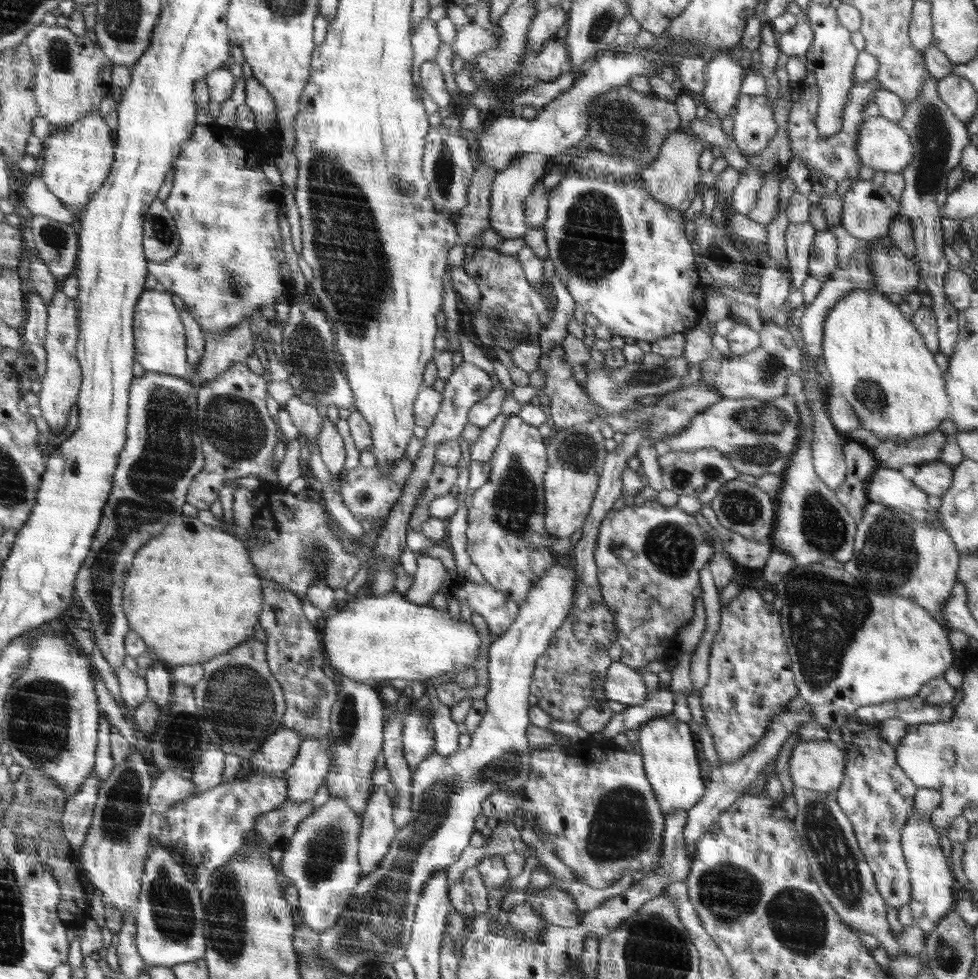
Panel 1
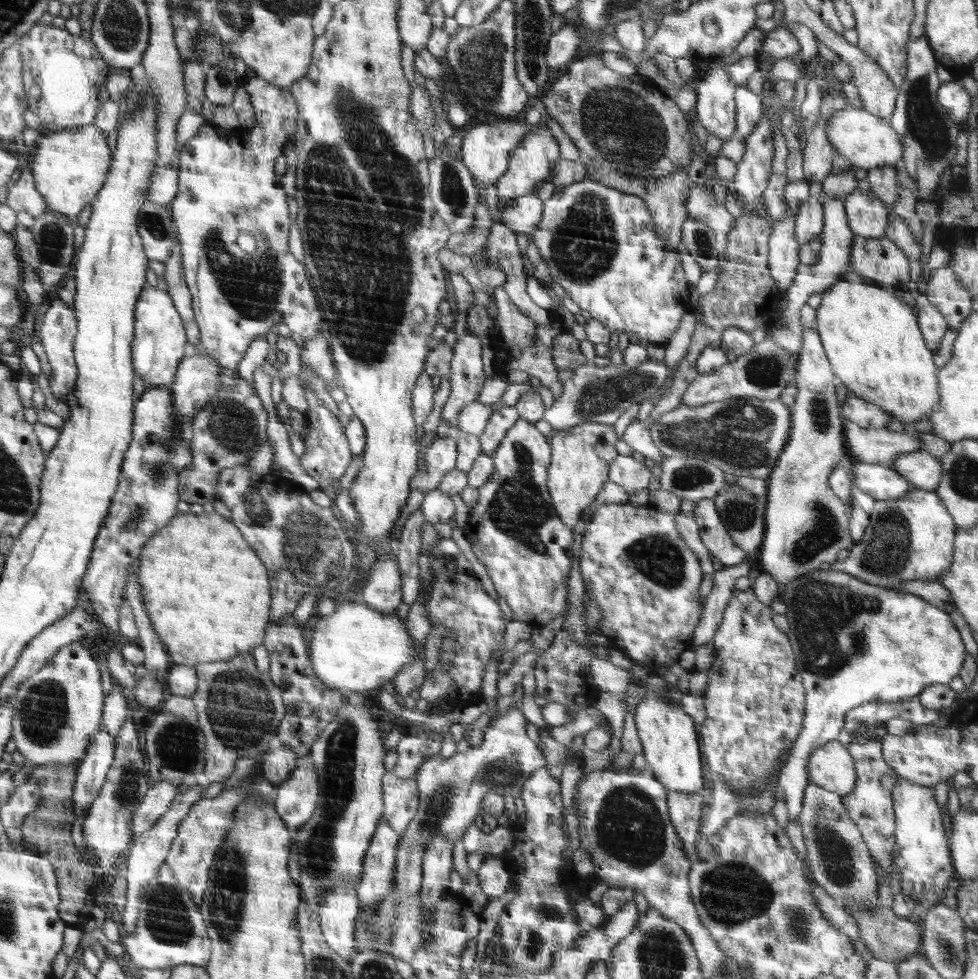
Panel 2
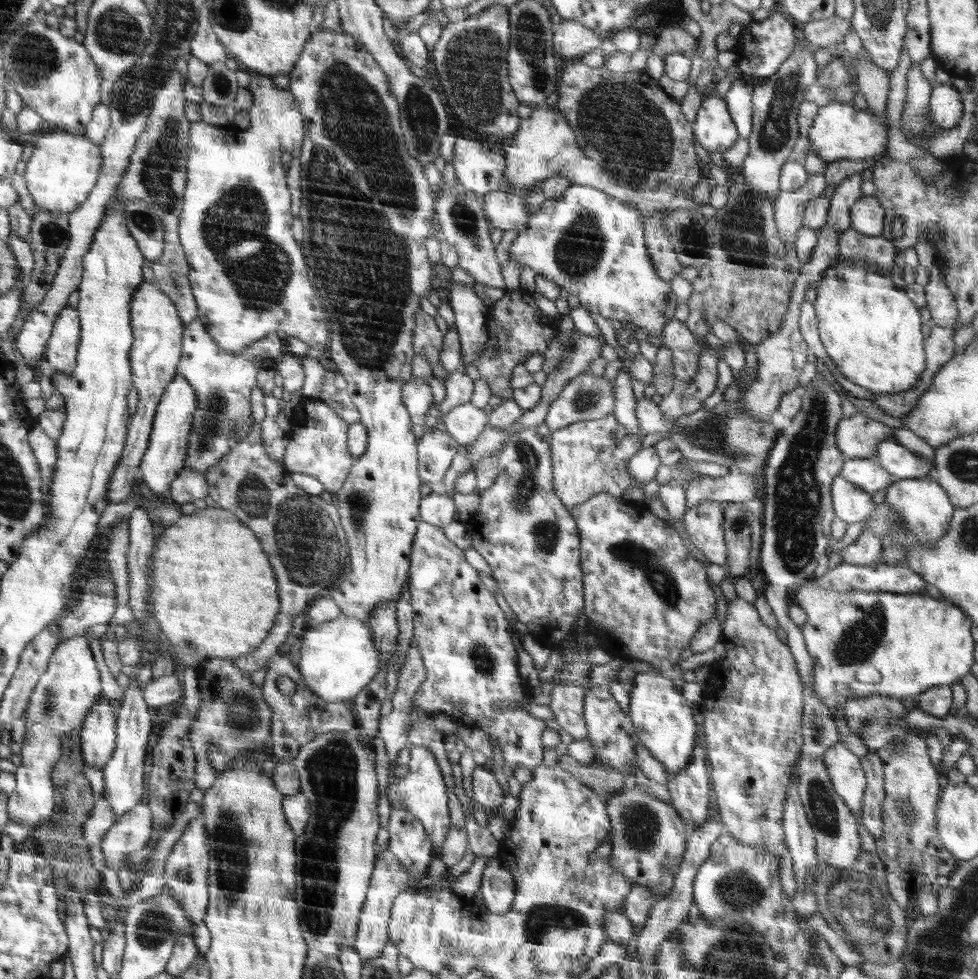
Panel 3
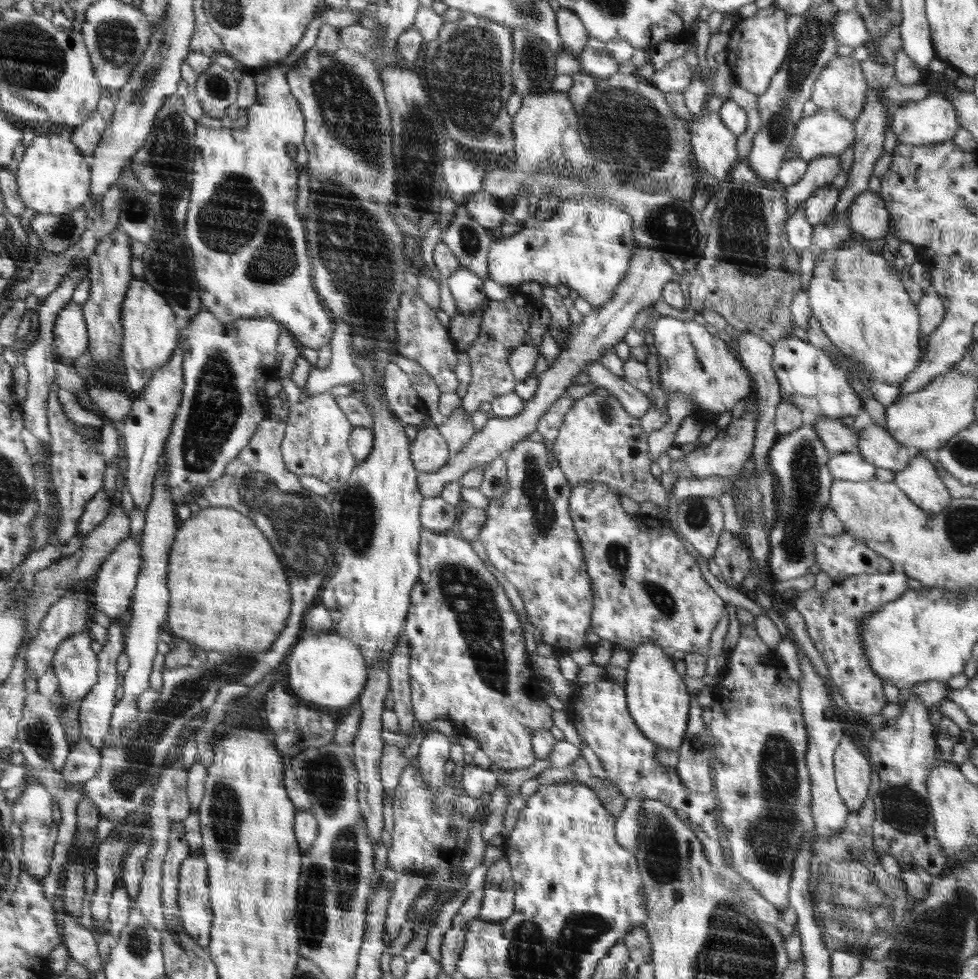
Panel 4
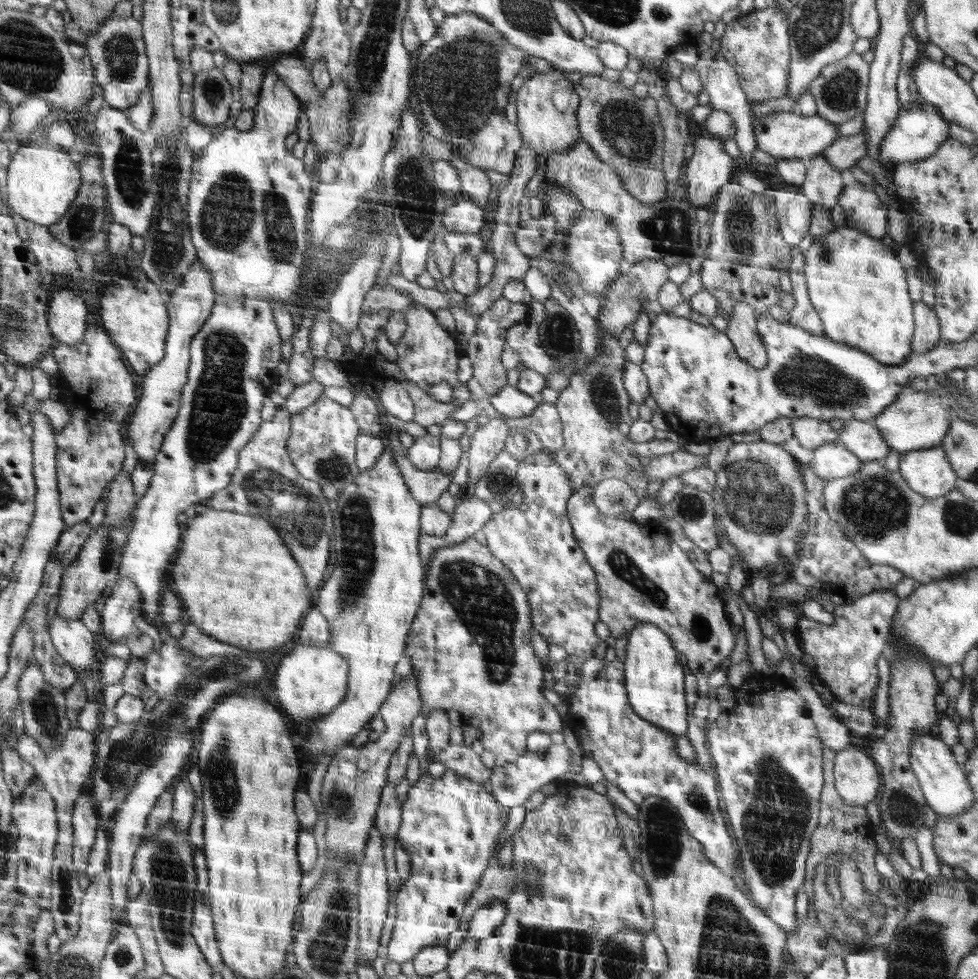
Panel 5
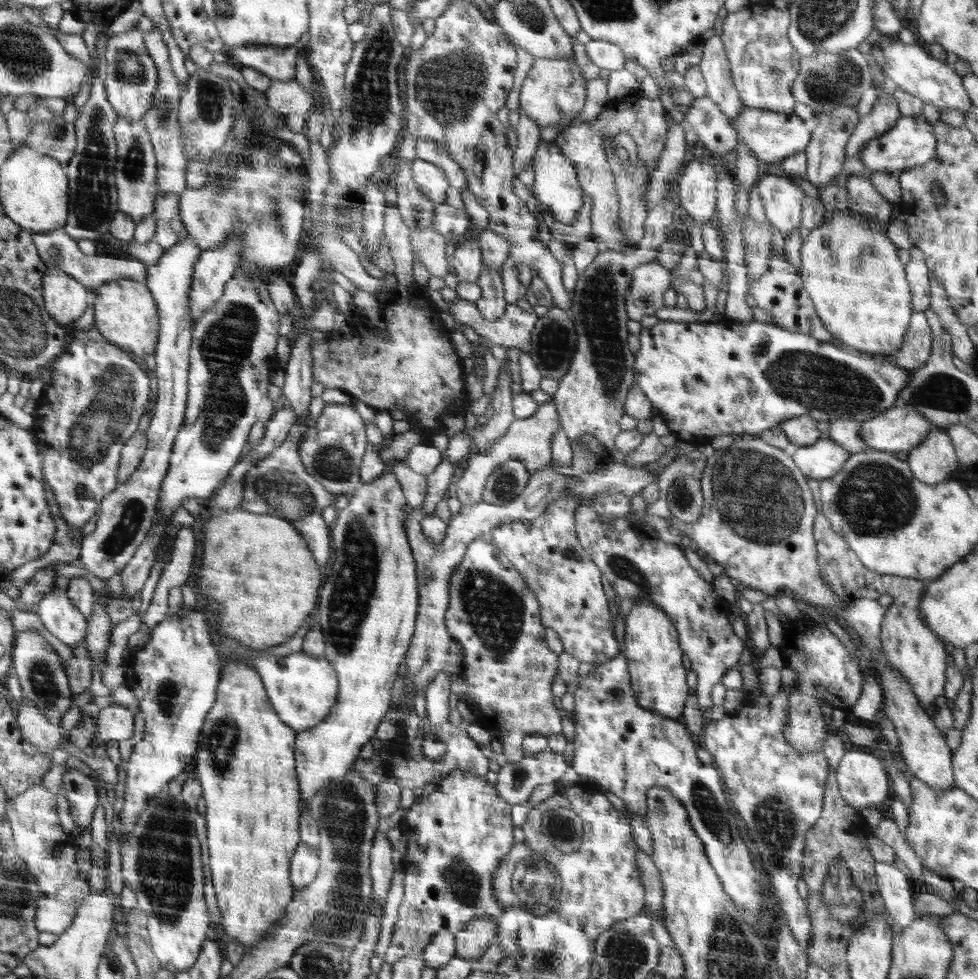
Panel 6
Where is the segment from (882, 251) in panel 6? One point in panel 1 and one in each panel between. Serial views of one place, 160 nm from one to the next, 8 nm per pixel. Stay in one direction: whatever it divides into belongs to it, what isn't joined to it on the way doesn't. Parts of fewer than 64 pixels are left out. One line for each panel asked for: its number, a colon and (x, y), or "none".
1: (877, 360)
2: (871, 338)
3: (869, 327)
4: (858, 297)
5: (858, 288)

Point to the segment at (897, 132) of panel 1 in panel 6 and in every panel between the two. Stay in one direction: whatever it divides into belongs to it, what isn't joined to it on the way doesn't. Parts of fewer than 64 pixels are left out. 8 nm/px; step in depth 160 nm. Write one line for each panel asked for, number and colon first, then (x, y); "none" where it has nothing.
2: (869, 141)
3: (838, 131)
4: (826, 132)
5: (785, 135)
6: (772, 136)

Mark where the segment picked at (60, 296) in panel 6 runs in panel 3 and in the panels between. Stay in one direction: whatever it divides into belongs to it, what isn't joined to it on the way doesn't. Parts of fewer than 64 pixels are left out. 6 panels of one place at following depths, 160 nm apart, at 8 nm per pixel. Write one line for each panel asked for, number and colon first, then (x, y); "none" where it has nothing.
3: (61, 351)
4: (71, 333)
5: (69, 319)

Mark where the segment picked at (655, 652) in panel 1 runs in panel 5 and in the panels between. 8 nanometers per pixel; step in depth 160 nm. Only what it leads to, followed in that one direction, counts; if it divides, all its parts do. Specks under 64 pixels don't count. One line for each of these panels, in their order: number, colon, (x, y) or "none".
2: (634, 563)
3: (645, 597)
4: (646, 587)
5: (642, 574)

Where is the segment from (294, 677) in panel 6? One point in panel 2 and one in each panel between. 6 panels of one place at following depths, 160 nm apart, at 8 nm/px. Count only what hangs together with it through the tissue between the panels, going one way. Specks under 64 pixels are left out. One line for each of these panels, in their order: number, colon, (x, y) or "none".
2: (356, 648)
3: (338, 658)
4: (328, 670)
5: (311, 680)

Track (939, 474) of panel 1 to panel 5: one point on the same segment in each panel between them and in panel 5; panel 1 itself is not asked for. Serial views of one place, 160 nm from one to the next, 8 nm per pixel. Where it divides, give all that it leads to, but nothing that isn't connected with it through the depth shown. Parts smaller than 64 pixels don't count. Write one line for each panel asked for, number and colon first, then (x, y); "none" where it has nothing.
2: (922, 470)
3: (901, 463)
4: (876, 445)
5: (862, 438)

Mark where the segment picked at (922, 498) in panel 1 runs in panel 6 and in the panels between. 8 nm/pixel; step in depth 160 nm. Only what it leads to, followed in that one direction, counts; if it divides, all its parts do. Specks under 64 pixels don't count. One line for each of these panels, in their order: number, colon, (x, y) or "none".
2: (880, 482)
3: (868, 474)
4: (852, 467)
5: (831, 461)
6: (825, 458)

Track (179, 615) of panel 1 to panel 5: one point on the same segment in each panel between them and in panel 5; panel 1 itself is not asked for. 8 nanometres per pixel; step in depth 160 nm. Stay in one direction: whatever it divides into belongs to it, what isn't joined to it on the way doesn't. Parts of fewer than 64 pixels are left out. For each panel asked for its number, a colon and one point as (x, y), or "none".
2: (207, 594)
3: (214, 594)
4: (227, 589)
5: (238, 583)

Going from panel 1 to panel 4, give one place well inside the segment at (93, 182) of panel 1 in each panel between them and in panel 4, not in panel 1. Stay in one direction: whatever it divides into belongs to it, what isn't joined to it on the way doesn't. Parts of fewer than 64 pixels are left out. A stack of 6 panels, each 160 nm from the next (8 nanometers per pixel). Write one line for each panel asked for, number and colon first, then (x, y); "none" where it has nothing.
2: (70, 167)
3: (64, 168)
4: (53, 177)

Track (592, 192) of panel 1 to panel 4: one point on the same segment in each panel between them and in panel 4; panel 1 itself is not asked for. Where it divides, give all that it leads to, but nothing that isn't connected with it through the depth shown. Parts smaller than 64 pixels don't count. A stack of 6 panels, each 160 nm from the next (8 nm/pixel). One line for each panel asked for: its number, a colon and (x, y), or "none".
2: (601, 245)
3: (592, 244)
4: (588, 245)

